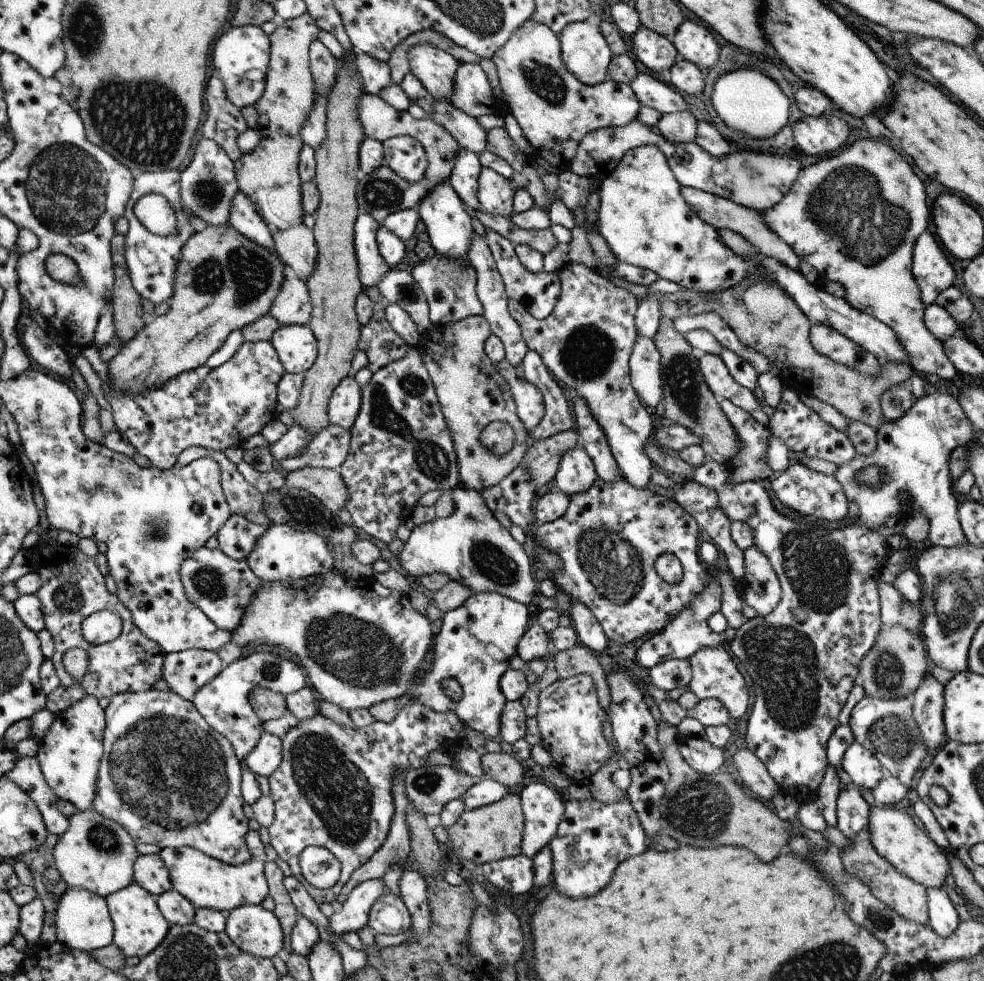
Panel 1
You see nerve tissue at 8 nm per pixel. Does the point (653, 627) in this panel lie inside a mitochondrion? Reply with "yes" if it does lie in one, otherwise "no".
no

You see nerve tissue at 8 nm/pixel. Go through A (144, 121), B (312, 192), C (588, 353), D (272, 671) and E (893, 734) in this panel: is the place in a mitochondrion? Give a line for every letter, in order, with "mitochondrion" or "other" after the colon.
A: mitochondrion
B: other
C: mitochondrion
D: mitochondrion
E: mitochondrion

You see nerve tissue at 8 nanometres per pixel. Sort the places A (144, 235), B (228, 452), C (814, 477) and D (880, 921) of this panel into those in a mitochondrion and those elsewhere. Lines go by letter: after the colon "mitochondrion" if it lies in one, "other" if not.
A: other
B: other
C: other
D: mitochondrion

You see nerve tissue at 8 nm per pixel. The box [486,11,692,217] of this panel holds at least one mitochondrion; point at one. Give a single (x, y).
(541, 78)

